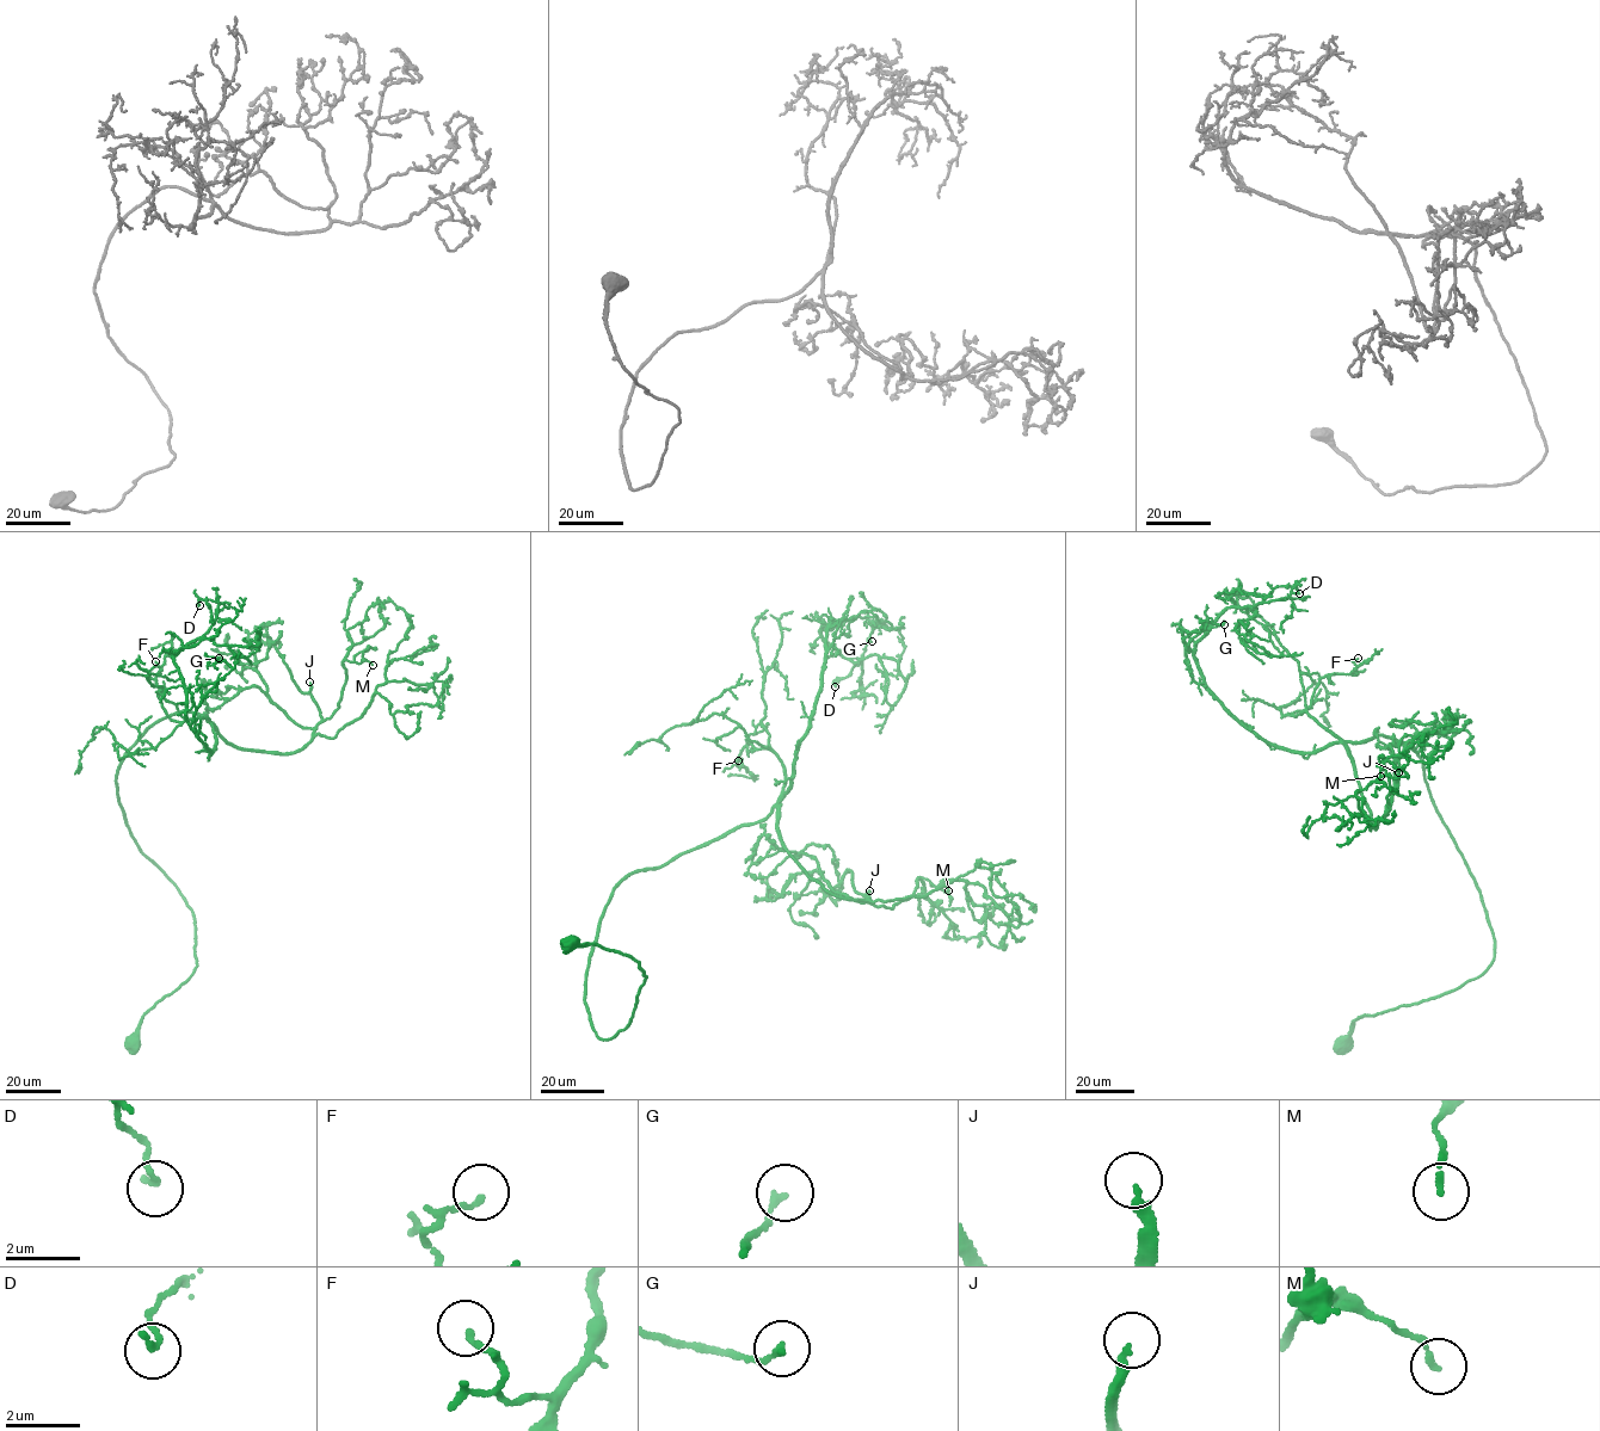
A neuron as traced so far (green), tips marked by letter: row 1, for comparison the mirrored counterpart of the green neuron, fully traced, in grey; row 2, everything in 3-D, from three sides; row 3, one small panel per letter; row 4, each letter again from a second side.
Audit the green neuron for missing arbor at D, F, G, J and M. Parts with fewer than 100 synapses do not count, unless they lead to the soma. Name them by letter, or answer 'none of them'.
J

